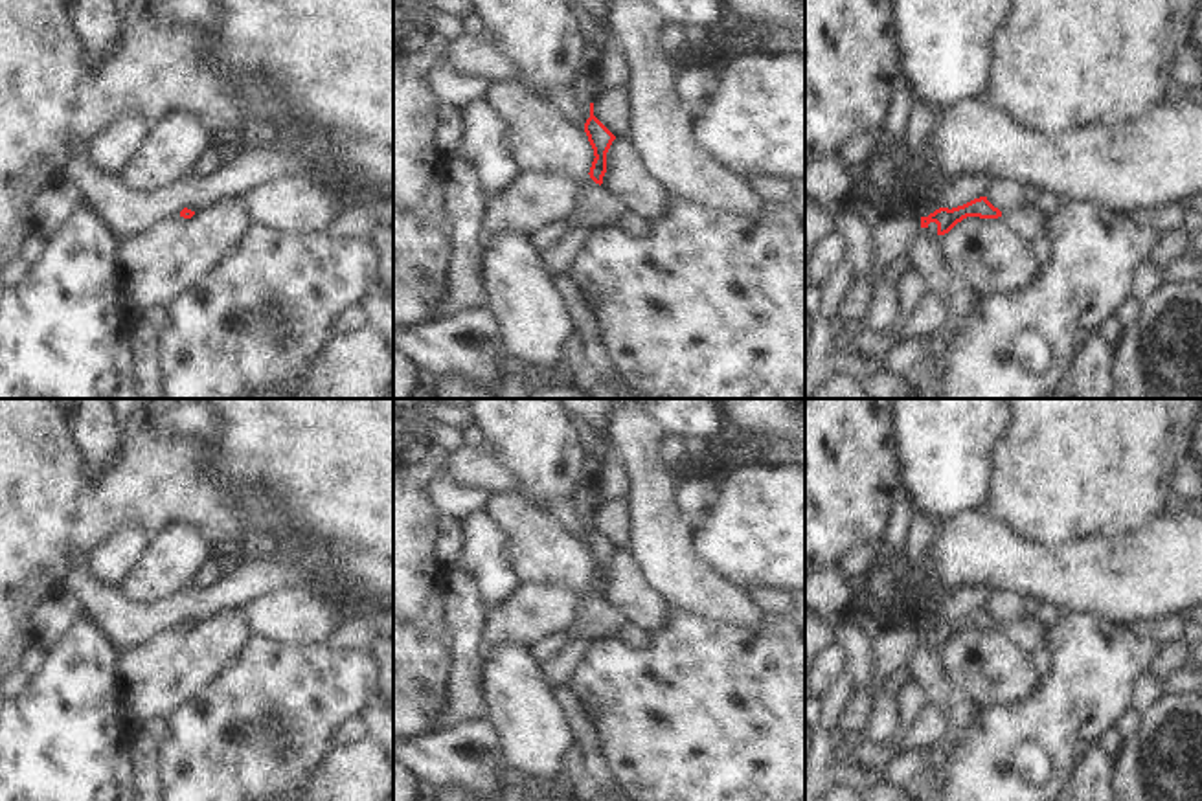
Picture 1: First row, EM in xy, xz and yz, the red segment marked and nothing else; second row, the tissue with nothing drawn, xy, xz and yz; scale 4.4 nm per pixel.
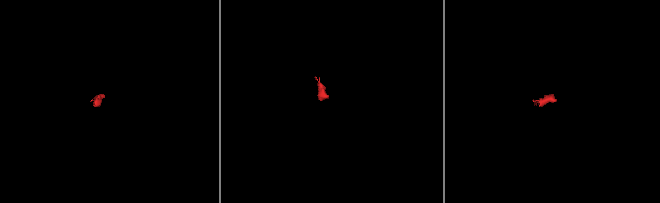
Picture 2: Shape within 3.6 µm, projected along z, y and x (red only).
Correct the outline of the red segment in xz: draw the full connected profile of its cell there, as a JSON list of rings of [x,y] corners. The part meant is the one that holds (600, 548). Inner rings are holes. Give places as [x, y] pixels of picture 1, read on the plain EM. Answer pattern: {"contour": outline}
{"contour": [[[590,470],[579,479],[570,500],[573,502],[579,529],[586,533],[584,544],[595,570],[588,584],[594,593],[577,606],[573,623],[566,628],[566,634],[568,639],[616,639],[629,619],[601,597],[607,584],[607,564],[616,547],[594,527],[592,511],[599,503],[599,496]]]}

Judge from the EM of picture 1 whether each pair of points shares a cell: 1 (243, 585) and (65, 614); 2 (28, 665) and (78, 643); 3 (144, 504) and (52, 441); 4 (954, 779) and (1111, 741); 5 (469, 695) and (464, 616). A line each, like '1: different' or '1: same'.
1: different
2: different
3: same
4: different
5: same

